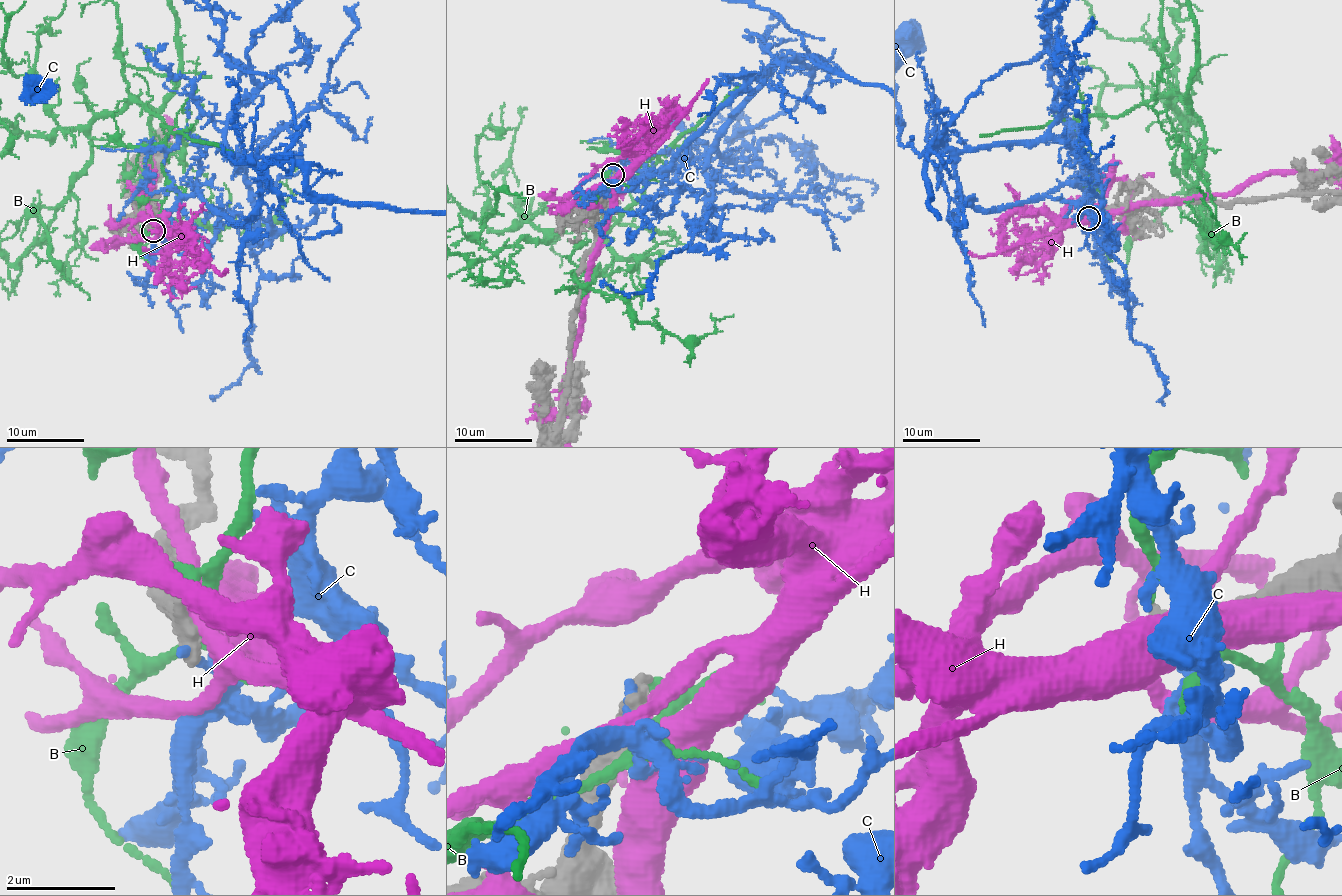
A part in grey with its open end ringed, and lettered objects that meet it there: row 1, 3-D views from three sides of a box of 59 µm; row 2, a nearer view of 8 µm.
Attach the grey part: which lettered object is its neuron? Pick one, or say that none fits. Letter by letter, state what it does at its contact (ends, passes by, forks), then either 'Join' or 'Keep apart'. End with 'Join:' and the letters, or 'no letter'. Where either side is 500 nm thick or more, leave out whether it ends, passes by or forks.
B: Keep apart
C: It ends there. Keep apart
H: Keep apart
Join: no letter

